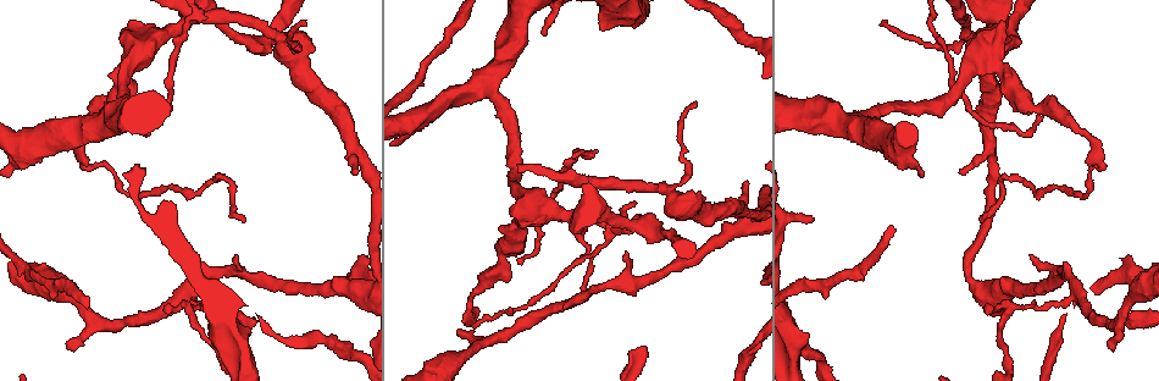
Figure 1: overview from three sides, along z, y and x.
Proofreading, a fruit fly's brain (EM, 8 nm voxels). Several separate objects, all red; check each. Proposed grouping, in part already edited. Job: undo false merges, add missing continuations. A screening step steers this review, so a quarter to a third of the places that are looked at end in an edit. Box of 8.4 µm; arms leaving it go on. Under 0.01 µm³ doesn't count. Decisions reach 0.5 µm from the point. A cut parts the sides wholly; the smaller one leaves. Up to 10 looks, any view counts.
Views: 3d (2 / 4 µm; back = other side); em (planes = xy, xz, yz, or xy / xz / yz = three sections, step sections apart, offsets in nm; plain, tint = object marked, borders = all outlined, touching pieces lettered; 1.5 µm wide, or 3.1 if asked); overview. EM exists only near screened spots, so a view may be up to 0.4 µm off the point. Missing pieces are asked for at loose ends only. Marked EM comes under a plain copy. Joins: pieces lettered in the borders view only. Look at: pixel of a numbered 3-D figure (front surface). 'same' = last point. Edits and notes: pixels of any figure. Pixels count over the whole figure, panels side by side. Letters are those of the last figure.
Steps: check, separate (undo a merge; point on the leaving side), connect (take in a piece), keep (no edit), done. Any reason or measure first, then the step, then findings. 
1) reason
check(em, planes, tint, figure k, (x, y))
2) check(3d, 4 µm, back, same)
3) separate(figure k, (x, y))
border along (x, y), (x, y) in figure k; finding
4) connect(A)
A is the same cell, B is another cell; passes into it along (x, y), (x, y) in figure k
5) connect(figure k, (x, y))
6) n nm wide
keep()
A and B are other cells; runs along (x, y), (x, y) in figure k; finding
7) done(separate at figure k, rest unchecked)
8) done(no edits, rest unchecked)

calibre changes
check(em, yz, step 4, borders, figure 1, (988, 147))

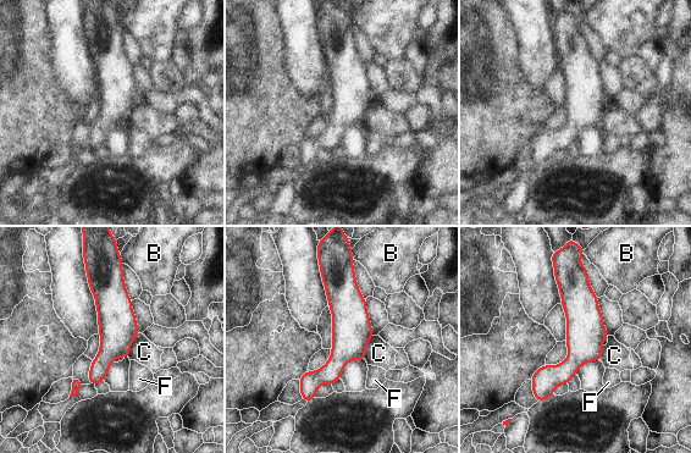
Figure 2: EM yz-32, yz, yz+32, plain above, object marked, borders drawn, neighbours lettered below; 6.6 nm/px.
check(em, planes, borders, same)

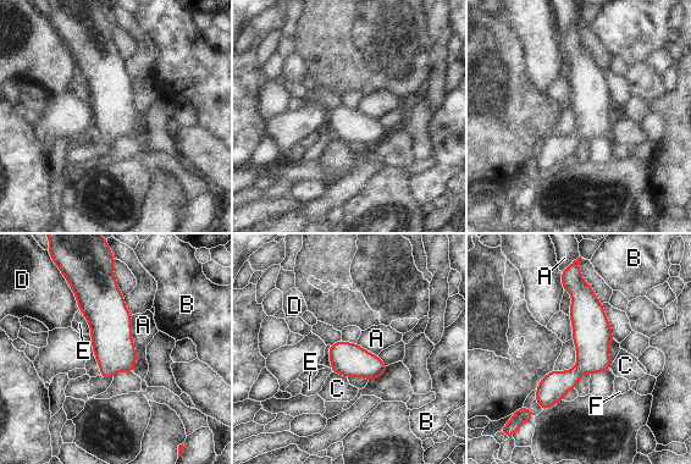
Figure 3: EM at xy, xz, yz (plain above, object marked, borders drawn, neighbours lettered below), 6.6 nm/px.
220 nm wide
keep()
A, B, C, D, E and F are other cells; runs along (576, 274), (585, 363), (547, 404) in figure 3; continuous, no second neuron

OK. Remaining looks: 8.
thin end
check(em, xz, step 4, tint, figure 1, (636, 204))

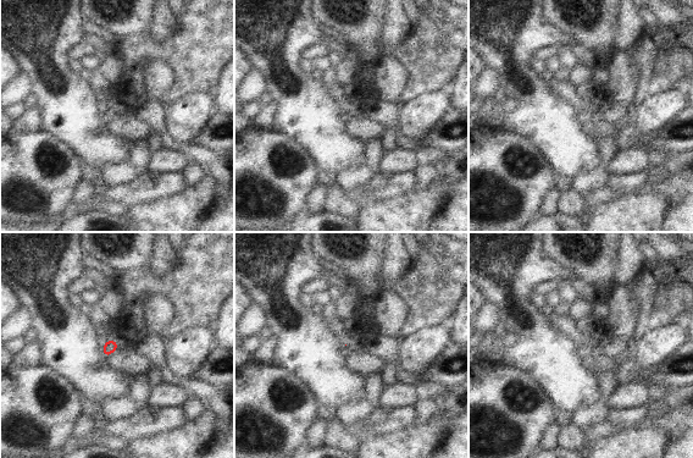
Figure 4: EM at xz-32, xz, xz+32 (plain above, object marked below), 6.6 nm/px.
another direction
check(em, planes, borders, same)

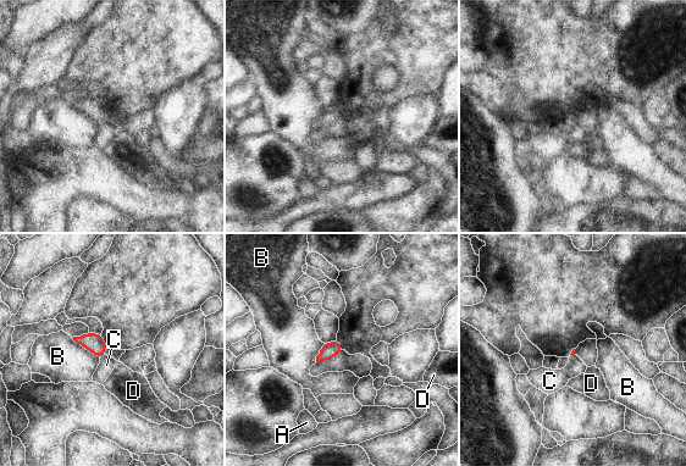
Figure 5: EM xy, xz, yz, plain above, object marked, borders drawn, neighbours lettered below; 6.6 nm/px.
B touches over 240 nm
connect(C)
C is the same cell, A, B and D are other cells; passes into it along (93, 342), (101, 355), (106, 365) in figure 5; it goes on there

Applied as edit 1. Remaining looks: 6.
redraw
check(overview)

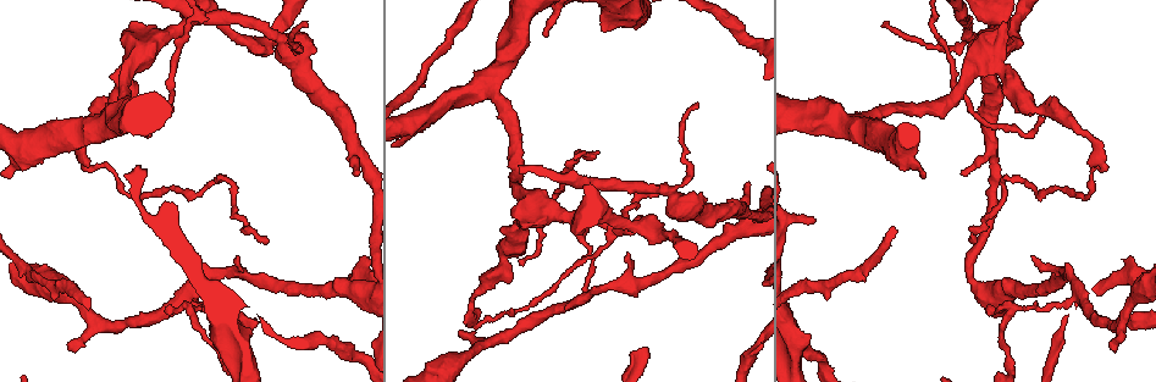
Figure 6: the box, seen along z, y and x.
abrupt turn
check(3d, 2 µm, figure 6, (473, 314))

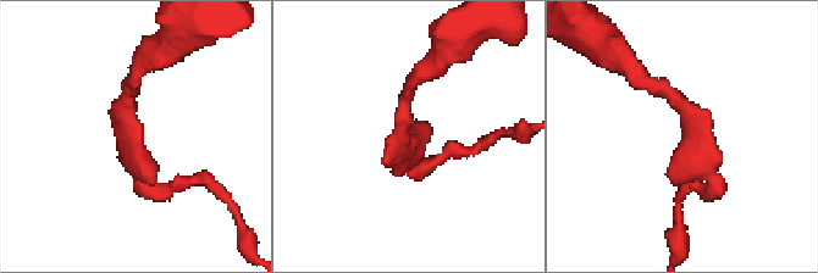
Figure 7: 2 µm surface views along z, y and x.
check(em, xy, step 8, borders, figure 7, (141, 156))

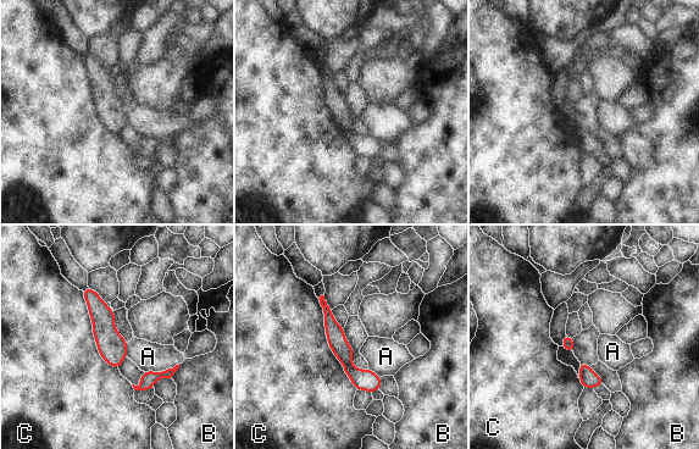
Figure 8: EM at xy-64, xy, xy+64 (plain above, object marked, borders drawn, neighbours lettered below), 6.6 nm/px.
60 nm wide
separate(figure 8, (362, 380))
A, B and C are other cells; border along (351, 364), (344, 366) in figure 8; two neurons meet here

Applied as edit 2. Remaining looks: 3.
check(overview)

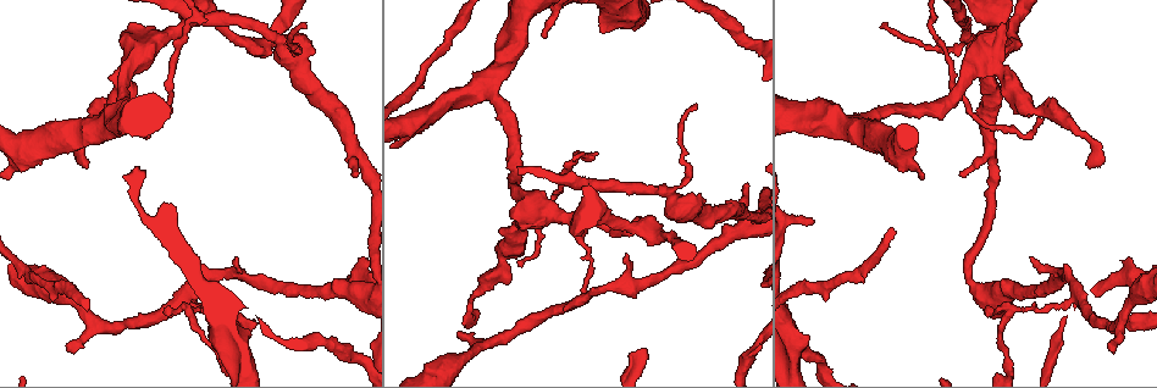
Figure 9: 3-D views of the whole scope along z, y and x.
abrupt turn
check(em, planes, borders, figure 9, (1010, 307))

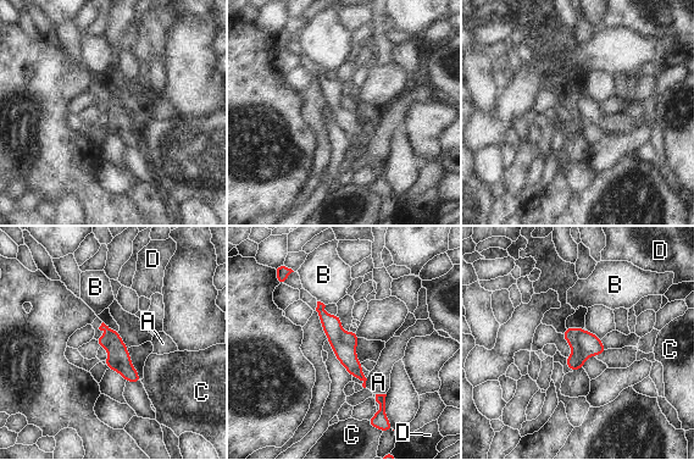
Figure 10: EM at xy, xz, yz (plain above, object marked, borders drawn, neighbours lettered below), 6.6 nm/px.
150 nm wide
separate(figure 10, (589, 342))
A, B, C and D are other cells; a second neuron is stuck on

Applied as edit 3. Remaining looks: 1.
done(connect at figure 5, separate at figure 8, separate at figure 10, rest unchecked)

